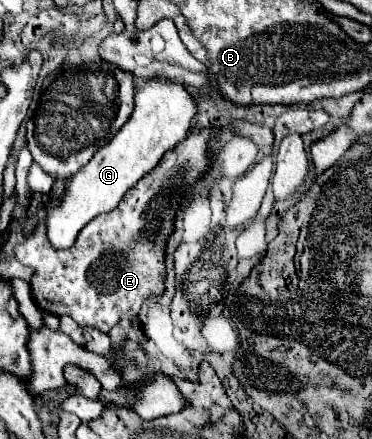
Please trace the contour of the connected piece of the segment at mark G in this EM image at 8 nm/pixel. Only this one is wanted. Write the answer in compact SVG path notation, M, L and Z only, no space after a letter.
M148 80L144 88L136 92L134 112L122 130L102 146L92 160L82 166L68 182L64 196L56 206L46 212L46 234L50 244L56 250L70 248L76 242L78 232L92 222L100 214L112 212L122 196L138 182L144 174L148 174L160 158L172 150L178 142L188 136L190 122L196 114L196 104L190 94L182 88L182 84L170 80Z

